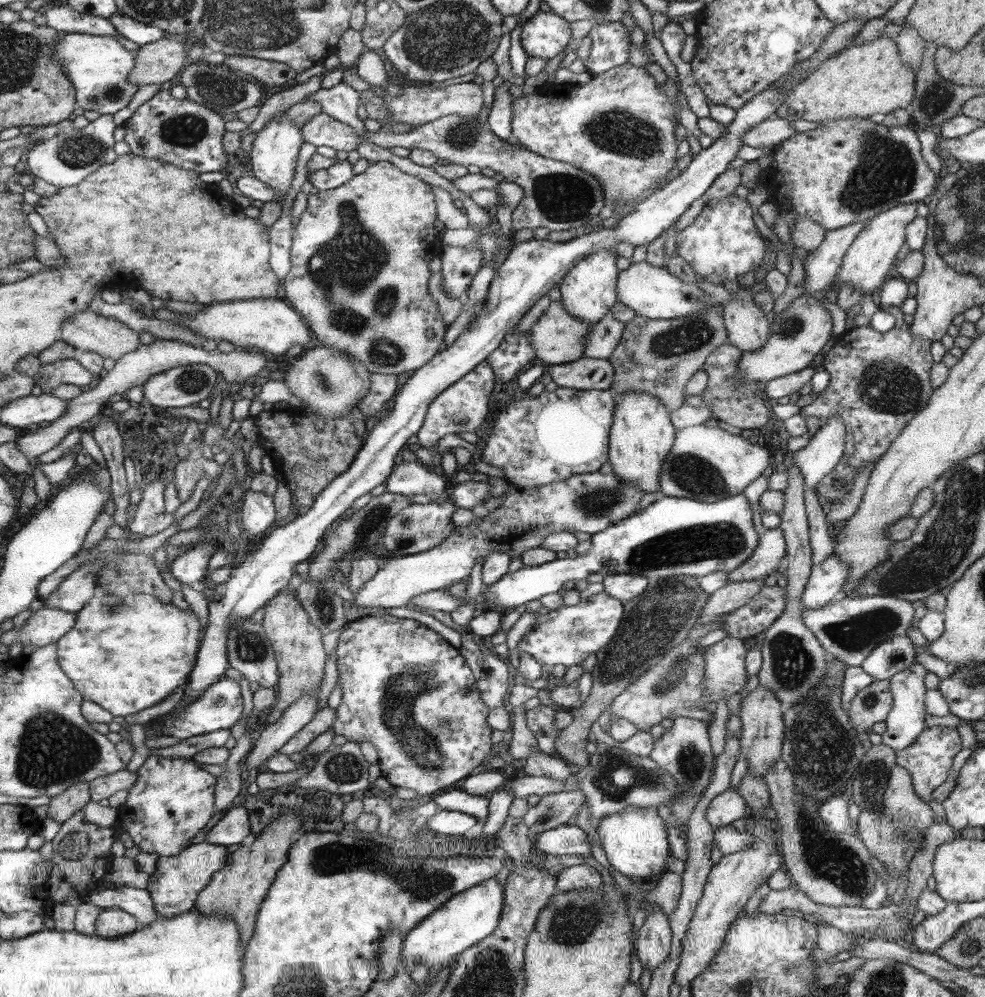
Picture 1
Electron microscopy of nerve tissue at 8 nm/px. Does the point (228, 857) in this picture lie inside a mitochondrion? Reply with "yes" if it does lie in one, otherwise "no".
no

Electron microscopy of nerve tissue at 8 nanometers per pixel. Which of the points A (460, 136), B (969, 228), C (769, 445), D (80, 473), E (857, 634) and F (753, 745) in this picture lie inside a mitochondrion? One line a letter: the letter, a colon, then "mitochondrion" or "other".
A: mitochondrion
B: mitochondrion
C: other
D: other
E: mitochondrion
F: other

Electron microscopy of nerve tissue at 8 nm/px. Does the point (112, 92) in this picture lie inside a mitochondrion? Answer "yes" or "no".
yes

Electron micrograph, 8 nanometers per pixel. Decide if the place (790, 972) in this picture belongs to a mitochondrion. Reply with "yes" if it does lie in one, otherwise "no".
yes

